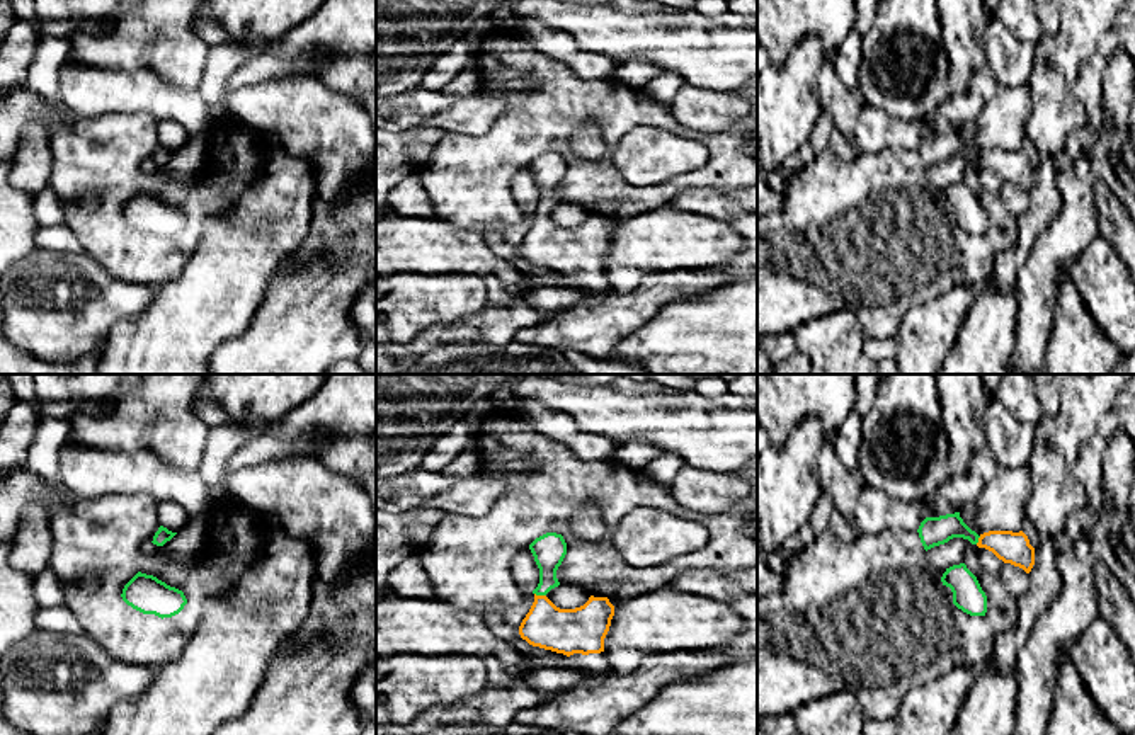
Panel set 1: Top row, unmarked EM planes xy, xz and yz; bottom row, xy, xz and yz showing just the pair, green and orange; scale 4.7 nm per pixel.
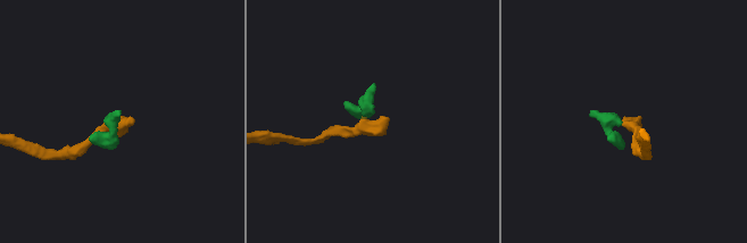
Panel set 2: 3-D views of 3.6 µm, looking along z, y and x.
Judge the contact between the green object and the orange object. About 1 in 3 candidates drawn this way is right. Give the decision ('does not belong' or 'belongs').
does not belong

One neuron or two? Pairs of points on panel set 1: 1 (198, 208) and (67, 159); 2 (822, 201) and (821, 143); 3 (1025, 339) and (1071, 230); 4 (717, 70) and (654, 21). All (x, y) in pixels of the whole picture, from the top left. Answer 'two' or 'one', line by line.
1: one
2: two
3: one
4: one

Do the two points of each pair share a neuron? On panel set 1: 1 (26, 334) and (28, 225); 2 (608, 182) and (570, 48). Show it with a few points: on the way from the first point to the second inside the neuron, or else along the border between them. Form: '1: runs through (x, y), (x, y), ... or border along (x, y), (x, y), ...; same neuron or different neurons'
1: border along (36, 249), (17, 262); different neurons
2: border along (543, 53), (562, 62), (584, 79), (613, 77); different neurons

